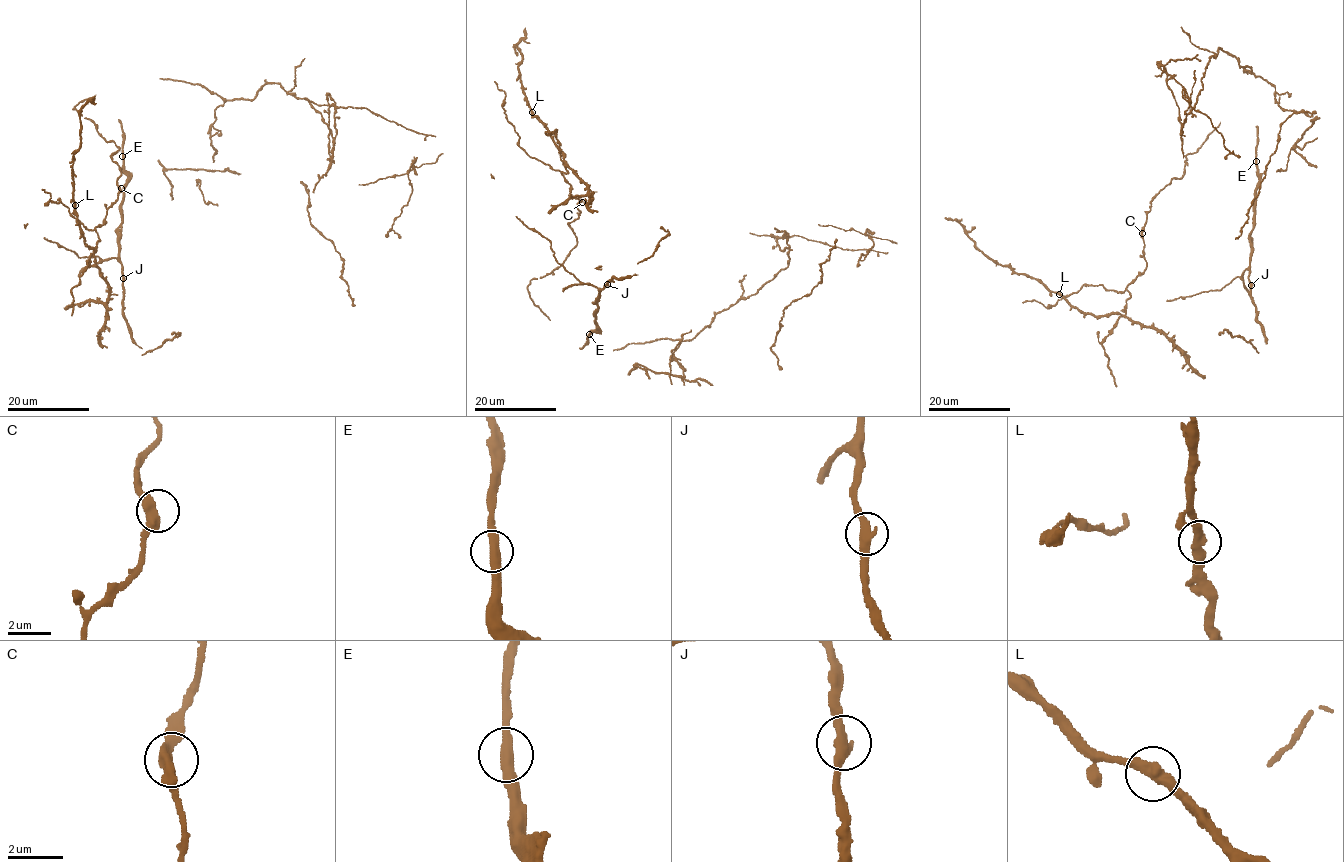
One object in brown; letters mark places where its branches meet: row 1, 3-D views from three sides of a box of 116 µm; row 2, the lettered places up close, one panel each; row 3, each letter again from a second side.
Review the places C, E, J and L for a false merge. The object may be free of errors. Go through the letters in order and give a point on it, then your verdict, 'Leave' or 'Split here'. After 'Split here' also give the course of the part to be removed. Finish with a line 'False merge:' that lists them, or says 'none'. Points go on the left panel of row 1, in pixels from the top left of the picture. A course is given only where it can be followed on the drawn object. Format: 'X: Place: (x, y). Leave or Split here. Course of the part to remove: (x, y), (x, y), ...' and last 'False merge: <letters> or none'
C: Place: (121, 188). Leave
E: Place: (122, 156). Leave
J: Place: (123, 278). Leave
L: Place: (75, 205). Leave
False merge: none

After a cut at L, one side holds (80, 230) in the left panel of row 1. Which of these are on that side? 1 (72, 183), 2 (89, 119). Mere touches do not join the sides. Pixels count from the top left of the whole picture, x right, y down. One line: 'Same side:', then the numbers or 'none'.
Same side: 2

